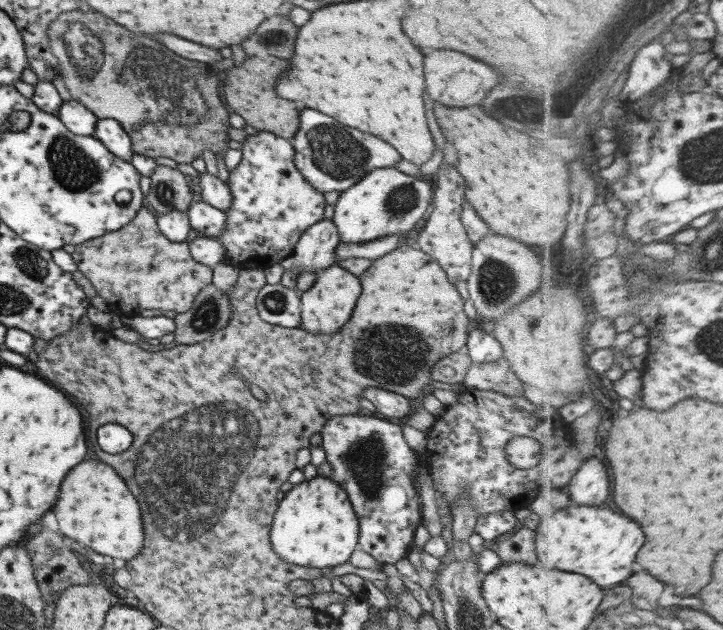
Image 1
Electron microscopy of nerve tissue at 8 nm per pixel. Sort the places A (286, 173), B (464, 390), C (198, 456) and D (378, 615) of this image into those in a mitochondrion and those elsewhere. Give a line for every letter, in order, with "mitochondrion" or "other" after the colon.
A: other
B: other
C: mitochondrion
D: other

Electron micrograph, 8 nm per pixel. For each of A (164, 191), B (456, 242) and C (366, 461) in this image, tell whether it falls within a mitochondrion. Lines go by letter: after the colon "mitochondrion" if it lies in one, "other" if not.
A: mitochondrion
B: other
C: mitochondrion

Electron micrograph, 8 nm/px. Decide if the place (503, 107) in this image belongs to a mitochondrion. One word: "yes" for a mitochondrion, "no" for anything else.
no

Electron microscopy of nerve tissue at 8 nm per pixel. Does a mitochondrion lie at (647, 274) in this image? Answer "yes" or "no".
yes

